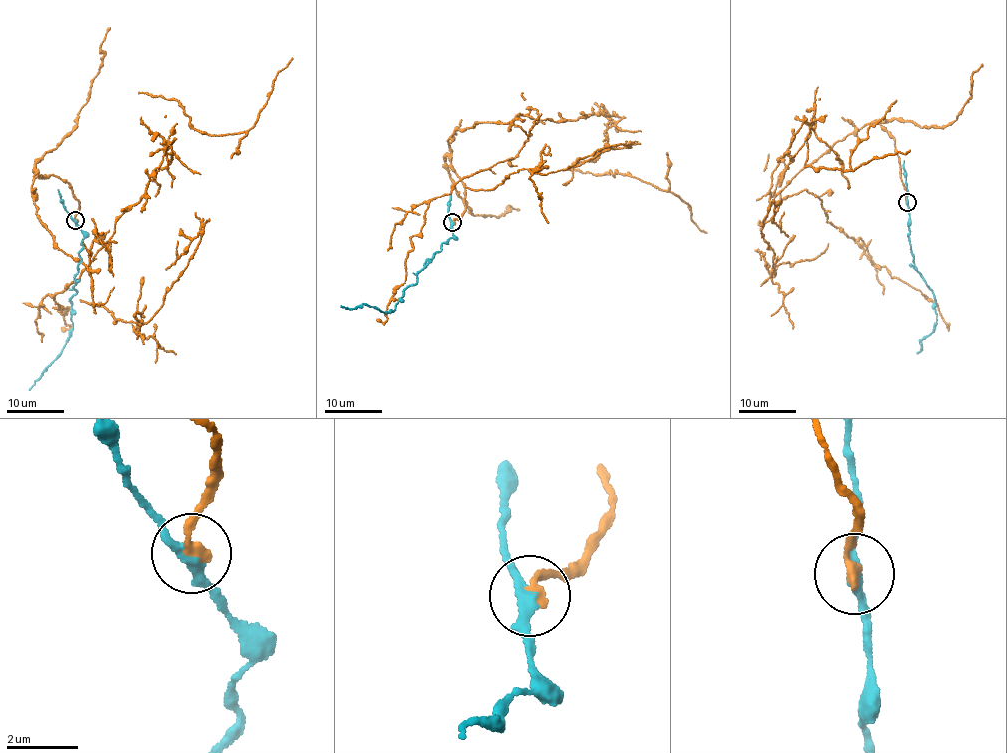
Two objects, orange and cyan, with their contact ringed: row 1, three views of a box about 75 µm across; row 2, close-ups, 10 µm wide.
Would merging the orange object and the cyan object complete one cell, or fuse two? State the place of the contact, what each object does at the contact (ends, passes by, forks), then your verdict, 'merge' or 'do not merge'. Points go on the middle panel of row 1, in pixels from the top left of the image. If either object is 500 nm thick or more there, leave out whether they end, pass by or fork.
at (452, 222); orange ends there; cyan passes by; do not merge

